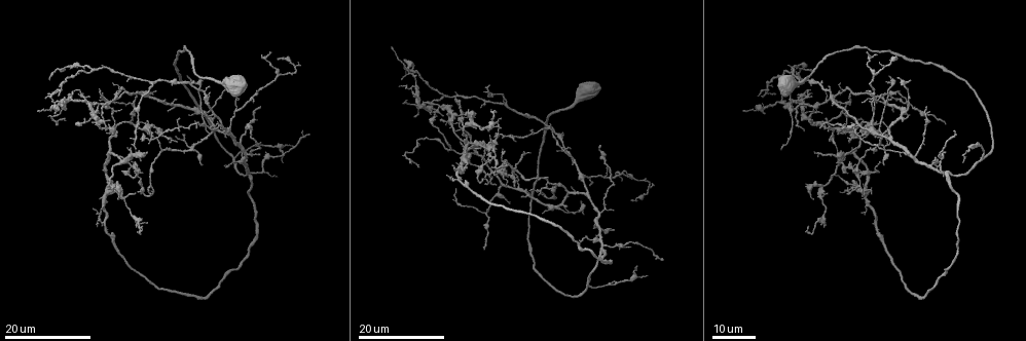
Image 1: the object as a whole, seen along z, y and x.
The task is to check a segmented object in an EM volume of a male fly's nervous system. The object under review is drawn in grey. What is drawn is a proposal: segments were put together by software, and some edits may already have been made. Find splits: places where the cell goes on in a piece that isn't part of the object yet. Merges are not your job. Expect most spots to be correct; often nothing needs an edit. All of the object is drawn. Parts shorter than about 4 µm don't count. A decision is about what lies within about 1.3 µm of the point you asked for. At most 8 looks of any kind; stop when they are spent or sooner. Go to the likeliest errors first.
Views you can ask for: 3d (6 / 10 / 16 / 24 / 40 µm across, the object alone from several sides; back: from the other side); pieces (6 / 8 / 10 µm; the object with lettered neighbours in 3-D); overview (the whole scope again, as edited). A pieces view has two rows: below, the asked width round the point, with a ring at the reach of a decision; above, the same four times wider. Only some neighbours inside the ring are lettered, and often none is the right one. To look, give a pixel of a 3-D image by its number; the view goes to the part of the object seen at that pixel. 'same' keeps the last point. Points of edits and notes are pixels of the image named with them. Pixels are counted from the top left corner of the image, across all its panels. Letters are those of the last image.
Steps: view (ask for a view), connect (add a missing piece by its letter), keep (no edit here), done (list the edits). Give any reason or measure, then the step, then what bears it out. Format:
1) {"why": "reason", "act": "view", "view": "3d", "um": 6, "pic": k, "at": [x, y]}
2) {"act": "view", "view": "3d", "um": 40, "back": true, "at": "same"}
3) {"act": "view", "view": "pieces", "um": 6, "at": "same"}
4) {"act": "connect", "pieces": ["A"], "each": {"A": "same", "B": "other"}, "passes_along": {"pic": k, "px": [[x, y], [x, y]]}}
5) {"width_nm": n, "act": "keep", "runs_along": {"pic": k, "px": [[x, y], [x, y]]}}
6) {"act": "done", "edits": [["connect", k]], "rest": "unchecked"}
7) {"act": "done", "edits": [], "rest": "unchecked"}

{"why": "an open end", "act": "view", "view": "3d", "um": 16, "pic": 1, "at": [926, 105]}

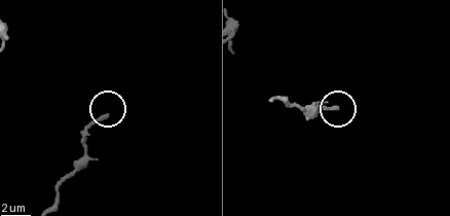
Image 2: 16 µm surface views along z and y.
{"act": "view", "view": "pieces", "um": 8, "pic": 2, "at": [338, 108]}

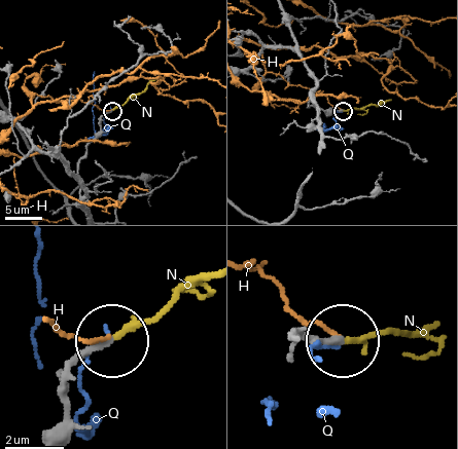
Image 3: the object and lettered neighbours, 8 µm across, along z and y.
{"act": "connect", "pieces": ["N"], "each": {"H": "other", "N": "same", "Q": "other"}, "passes_along": {"pic": 3, "px": [[293, 337], [303, 330], [359, 337], [426, 328]]}, "found": "the cell continues"}

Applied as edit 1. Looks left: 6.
{"why": "tapers out", "act": "view", "view": "3d", "um": 24, "pic": 1, "at": [308, 136]}

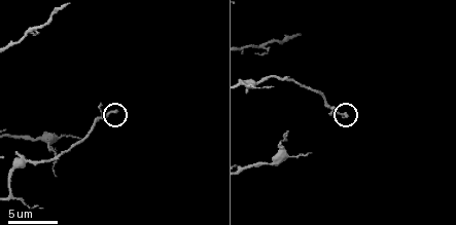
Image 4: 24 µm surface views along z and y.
{"act": "view", "view": "pieces", "um": 8, "pic": 4, "at": [114, 112]}

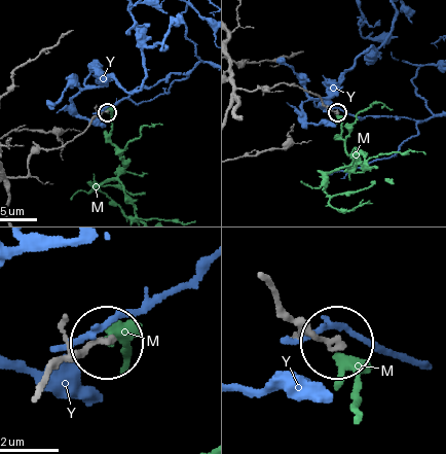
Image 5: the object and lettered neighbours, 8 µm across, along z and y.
{"act": "keep", "each": {"M": "other", "Y": "other"}, "found": "no lettered piece goes on from it"}

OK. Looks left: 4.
{"act": "view", "view": "pieces", "um": 10, "pic": 4, "at": [298, 35]}

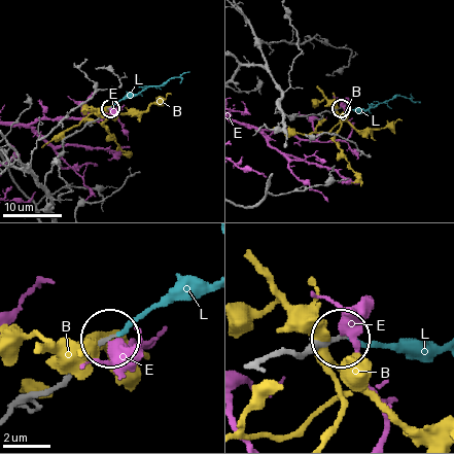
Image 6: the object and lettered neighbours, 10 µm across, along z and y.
{"width_nm": 160, "act": "connect", "pieces": ["L"], "each": {"B": "other", "E": "other", "L": "same"}, "passes_along": {"pic": 6, "px": [[95, 119], [118, 102], [188, 71]]}, "found": "the cell continues"}

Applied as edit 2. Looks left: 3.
{"why": "an open end", "act": "view", "view": "3d", "um": 16, "pic": 1, "at": [102, 92]}

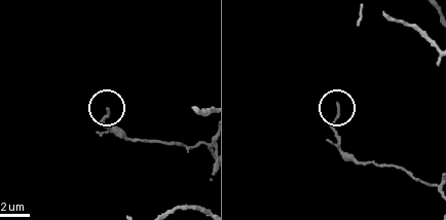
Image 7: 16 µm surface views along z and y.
{"why": "what lies round it", "act": "view", "view": "pieces", "um": 6, "pic": 7, "at": [336, 106]}

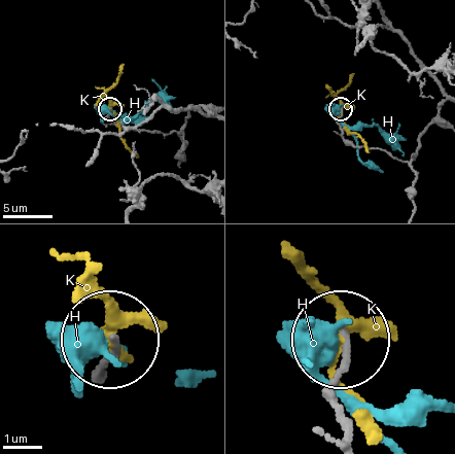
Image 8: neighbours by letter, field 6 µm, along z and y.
{"act": "keep", "each": {"H": "other", "K": "other"}, "runs_along": {"pic": 8, "px": [[349, 432], [333, 392], [340, 347]]}, "found": "none of them fits"}

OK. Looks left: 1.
{"act": "done", "edits": [["connect", 3], ["connect", 6]], "rest": "unchecked"}

